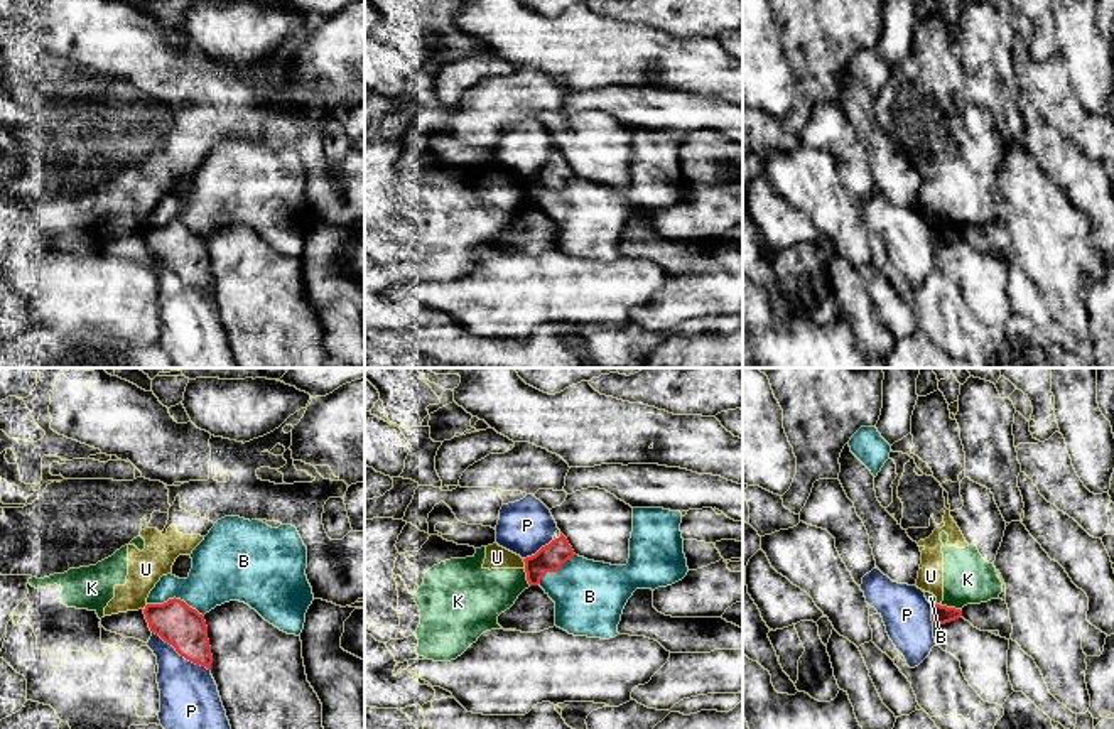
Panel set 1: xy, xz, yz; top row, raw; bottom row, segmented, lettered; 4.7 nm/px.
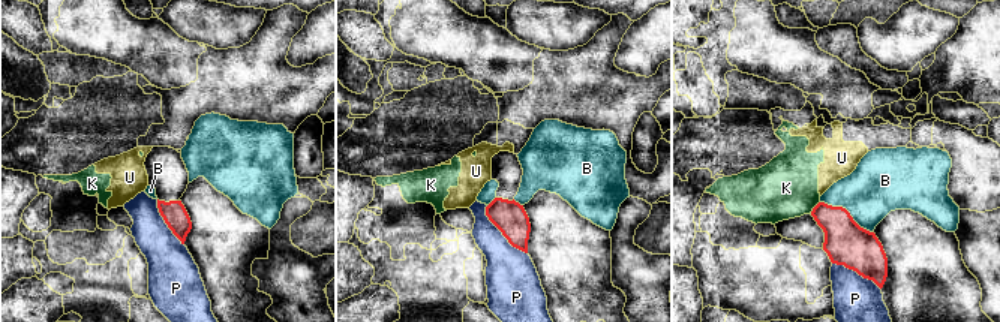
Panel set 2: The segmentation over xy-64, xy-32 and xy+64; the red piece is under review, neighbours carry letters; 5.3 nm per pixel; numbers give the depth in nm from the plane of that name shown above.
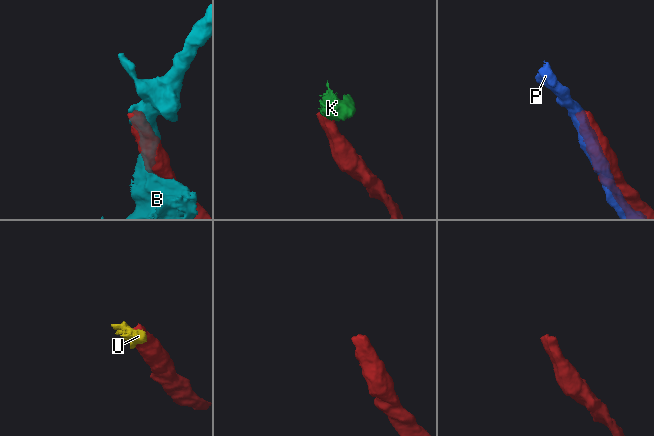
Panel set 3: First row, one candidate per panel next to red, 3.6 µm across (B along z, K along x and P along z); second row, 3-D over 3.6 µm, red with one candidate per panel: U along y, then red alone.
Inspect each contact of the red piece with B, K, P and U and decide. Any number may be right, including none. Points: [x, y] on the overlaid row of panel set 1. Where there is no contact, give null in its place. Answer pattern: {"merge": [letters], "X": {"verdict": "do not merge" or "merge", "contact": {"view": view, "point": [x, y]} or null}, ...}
{"merge": [], "B": {"verdict": "do not merge", "contact": {"view": "xy", "point": [174, 598]}}, "K": {"verdict": "do not merge", "contact": {"view": "yz", "point": [949, 608]}}, "P": {"verdict": "do not merge", "contact": {"view": "xy", "point": [181, 655]}}, "U": {"verdict": "do not merge", "contact": {"view": "xz", "point": [524, 561]}}}

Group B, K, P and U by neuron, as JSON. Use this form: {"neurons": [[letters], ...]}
{"neurons": [["B"], ["K", "U"], ["P"]]}

